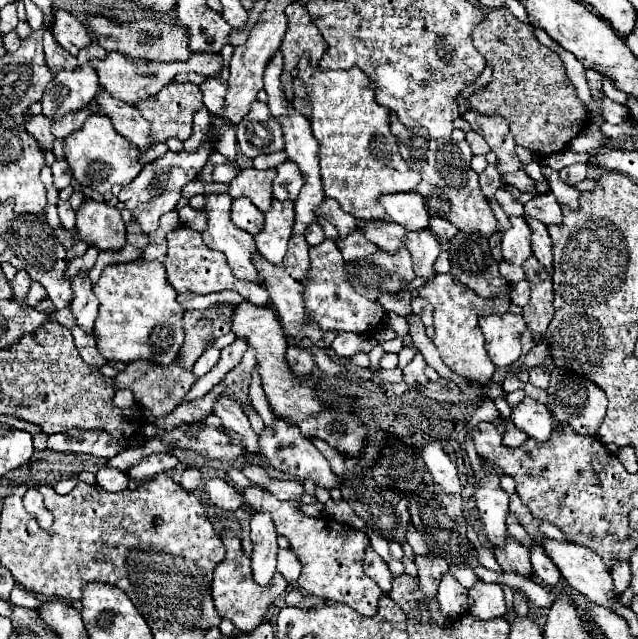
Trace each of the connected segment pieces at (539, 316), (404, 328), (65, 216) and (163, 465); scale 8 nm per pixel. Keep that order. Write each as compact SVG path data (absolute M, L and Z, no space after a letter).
M530 255L526 259L522 269L526 271L526 279L532 285L532 297L530 297L528 305L522 307L522 315L526 319L526 325L534 333L534 341L540 341L540 337L546 333L546 327L548 327L552 313L554 313L552 277L548 275L544 265L534 255Z
M388 313L388 325L396 331L398 337L408 337L408 321L396 313Z
M58 201L58 215L60 215L60 223L66 227L66 229L74 229L74 223L76 223L76 217L74 217L74 209L70 207L70 201Z
M154 453L144 457L136 467L128 471L128 475L136 481L148 481L158 473L168 473L176 467L178 459L172 453Z

